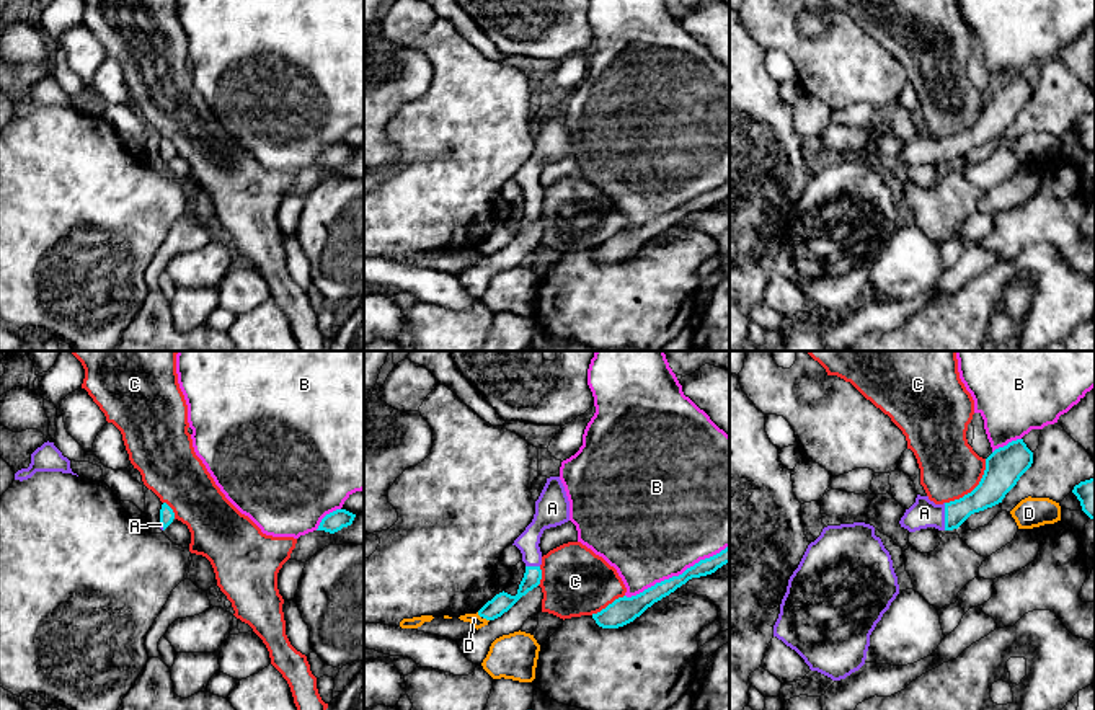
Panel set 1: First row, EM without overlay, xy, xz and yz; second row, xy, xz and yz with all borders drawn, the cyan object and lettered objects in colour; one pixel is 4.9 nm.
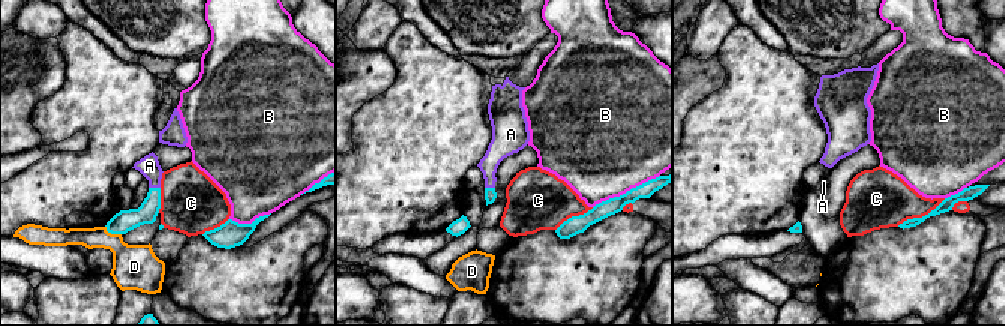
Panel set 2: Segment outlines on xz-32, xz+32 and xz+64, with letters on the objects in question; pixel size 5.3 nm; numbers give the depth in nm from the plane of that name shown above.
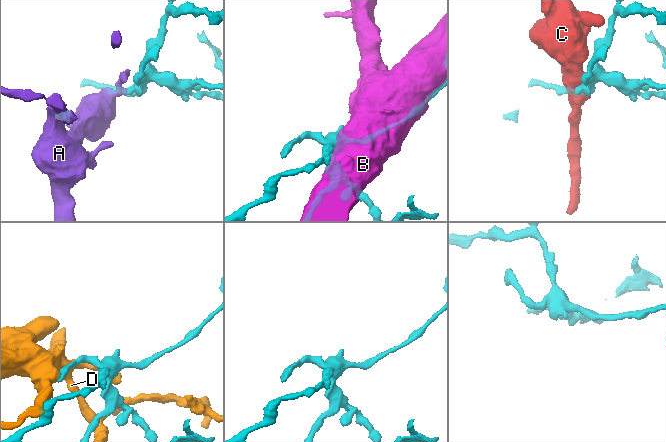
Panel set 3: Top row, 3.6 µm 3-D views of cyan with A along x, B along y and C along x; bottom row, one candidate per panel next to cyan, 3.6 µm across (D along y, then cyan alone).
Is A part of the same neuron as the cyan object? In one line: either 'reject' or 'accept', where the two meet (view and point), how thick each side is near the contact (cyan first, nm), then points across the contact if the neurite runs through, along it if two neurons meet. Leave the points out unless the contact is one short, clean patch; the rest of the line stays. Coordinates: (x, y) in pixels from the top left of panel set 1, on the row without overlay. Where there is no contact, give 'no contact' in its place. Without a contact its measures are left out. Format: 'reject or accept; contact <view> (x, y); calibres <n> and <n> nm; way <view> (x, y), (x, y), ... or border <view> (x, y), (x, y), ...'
accept; contact yz (945, 150); calibres 140 and 140 nm

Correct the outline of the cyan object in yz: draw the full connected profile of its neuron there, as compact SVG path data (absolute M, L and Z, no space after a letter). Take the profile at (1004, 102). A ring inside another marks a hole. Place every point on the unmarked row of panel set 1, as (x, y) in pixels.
M1023 73L1012 75L986 93L984 109L971 127L943 139L935 139L929 131L917 129L915 137L906 144L899 158L909 166L927 162L958 163L971 149L1002 137L1031 98L1033 87Z

